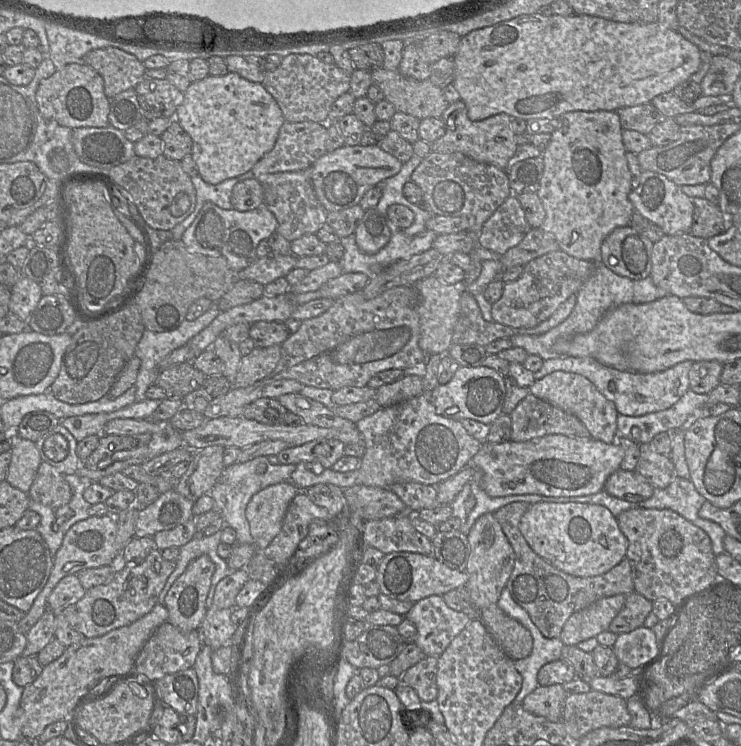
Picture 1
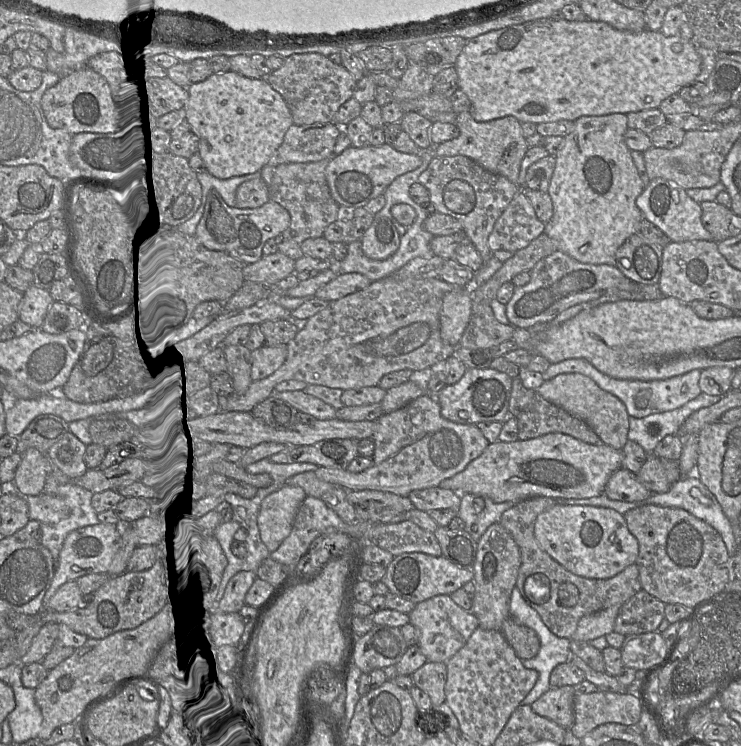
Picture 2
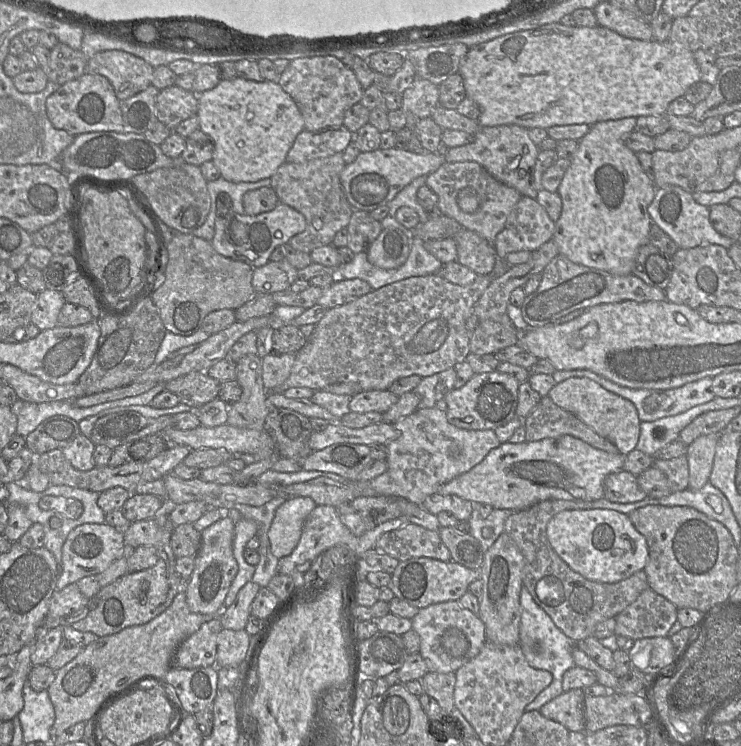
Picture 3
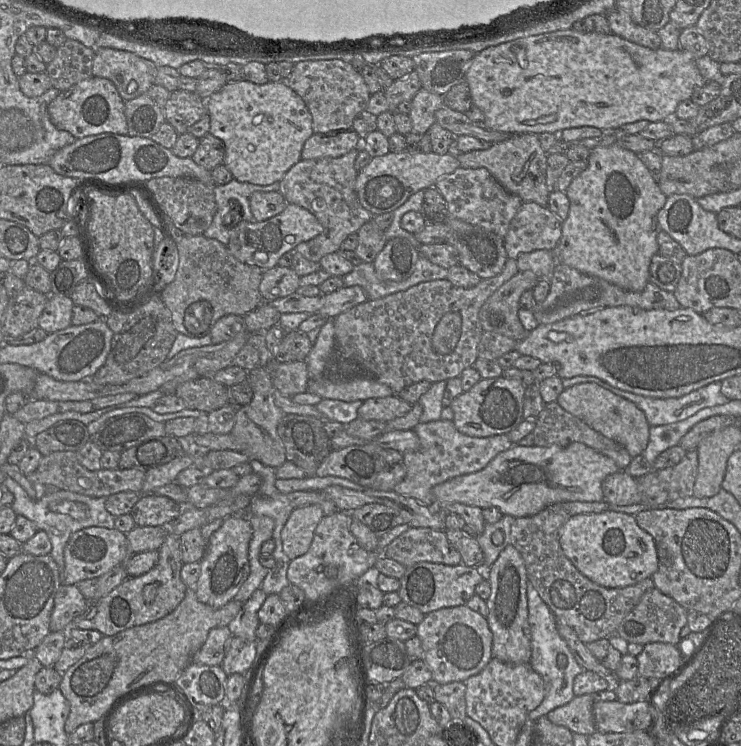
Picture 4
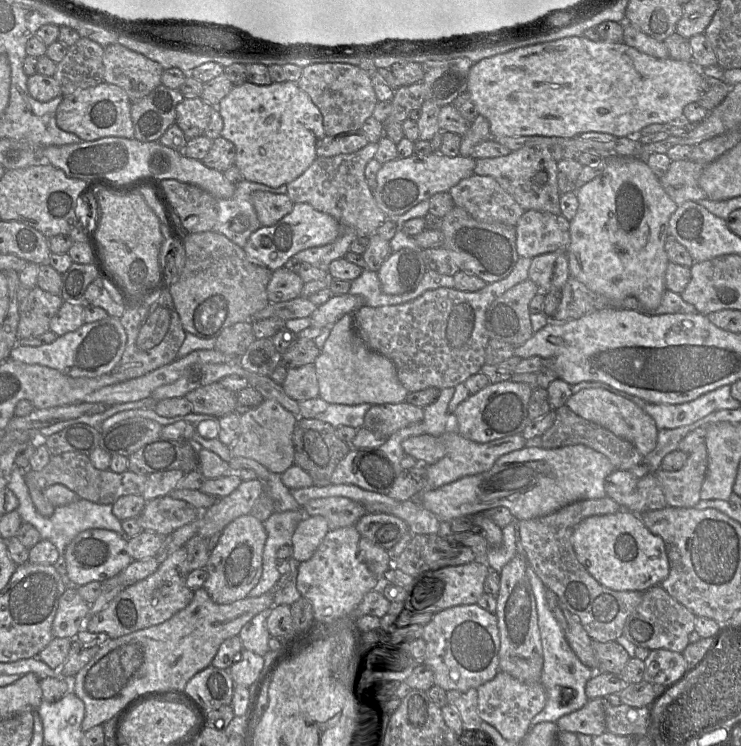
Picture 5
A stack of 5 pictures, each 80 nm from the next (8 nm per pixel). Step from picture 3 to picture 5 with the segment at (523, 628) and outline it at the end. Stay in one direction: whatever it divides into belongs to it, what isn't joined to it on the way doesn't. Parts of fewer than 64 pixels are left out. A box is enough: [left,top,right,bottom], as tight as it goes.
[526,564,596,729]

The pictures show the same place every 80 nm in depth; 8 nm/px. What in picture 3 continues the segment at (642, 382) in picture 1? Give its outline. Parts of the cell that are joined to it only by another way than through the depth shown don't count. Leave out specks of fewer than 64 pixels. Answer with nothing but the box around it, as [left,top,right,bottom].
[552,369,716,422]

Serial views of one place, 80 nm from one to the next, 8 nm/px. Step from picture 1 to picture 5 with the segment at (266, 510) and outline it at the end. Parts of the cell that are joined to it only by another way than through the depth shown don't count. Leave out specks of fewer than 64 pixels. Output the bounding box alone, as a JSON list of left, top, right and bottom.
[292,515,329,562]

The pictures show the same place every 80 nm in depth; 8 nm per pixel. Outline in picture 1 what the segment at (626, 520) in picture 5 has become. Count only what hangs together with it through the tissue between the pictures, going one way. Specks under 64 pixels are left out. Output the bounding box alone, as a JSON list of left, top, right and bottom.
[519,502,629,577]

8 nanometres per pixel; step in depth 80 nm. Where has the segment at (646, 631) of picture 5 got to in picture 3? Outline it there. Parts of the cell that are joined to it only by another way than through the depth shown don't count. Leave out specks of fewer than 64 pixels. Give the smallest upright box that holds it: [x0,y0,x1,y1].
[615,589,678,640]

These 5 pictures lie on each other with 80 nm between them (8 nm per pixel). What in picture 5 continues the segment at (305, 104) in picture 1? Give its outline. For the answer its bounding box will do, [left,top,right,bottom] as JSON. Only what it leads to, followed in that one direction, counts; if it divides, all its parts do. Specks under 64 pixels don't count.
[298,64,378,136]

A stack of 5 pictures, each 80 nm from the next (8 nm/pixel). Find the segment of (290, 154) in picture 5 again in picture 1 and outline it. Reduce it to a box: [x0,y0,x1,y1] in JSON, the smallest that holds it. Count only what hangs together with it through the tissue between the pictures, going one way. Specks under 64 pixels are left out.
[175,72,285,185]

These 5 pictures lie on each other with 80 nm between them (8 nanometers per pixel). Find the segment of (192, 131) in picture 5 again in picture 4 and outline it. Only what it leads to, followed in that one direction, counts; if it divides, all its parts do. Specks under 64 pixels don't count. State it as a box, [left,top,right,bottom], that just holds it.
[165,89,207,135]

